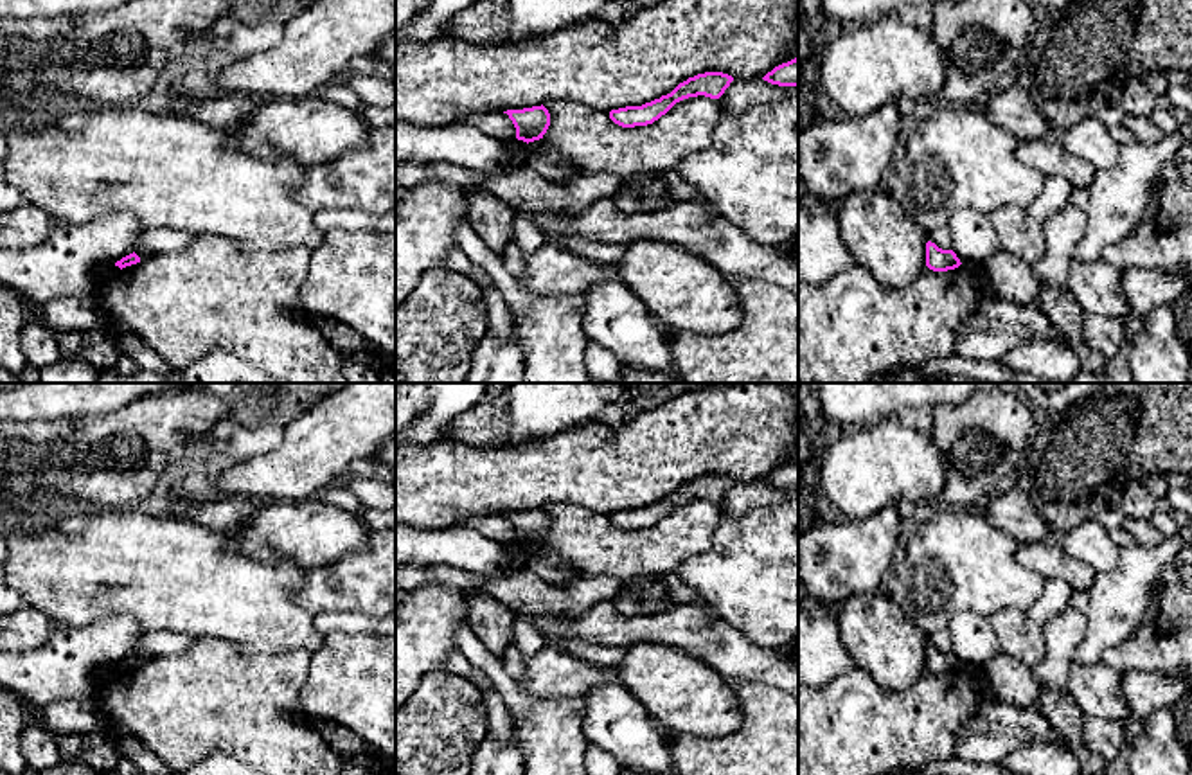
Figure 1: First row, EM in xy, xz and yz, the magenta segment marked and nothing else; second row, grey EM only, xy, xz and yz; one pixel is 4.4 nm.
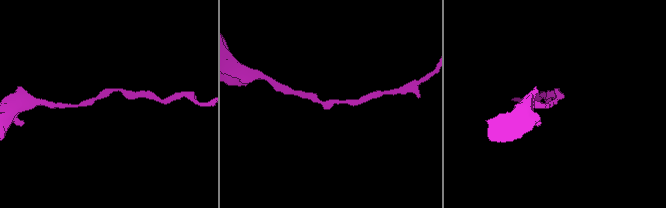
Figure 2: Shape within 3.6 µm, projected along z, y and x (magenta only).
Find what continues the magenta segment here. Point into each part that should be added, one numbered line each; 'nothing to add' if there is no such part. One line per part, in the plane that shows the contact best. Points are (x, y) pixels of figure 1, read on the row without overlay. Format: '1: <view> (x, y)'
nothing to add

